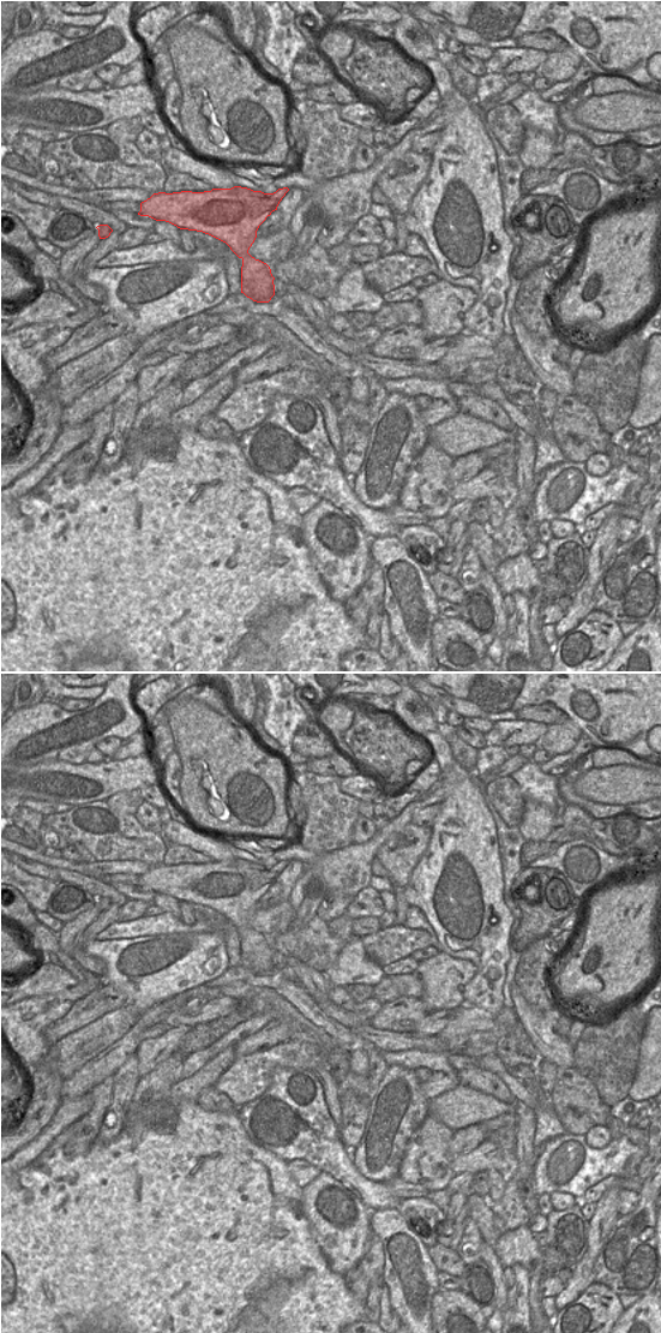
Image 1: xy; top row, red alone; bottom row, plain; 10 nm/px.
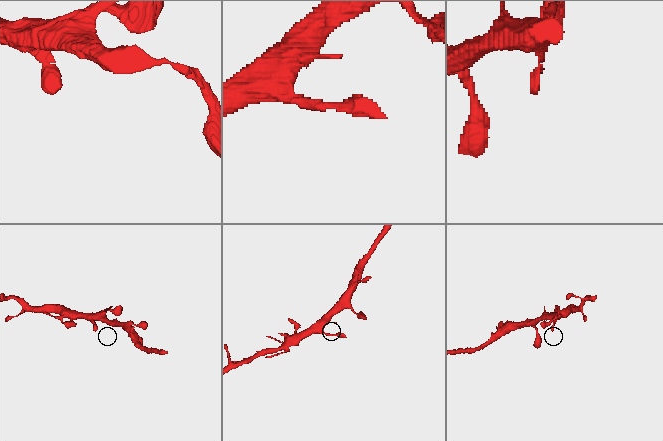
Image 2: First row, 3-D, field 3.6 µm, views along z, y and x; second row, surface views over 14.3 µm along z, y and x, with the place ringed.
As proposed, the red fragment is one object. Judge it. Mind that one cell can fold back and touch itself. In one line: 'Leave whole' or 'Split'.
Leave whole.

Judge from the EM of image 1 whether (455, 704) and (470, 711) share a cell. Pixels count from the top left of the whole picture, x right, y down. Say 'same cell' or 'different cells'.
same cell

